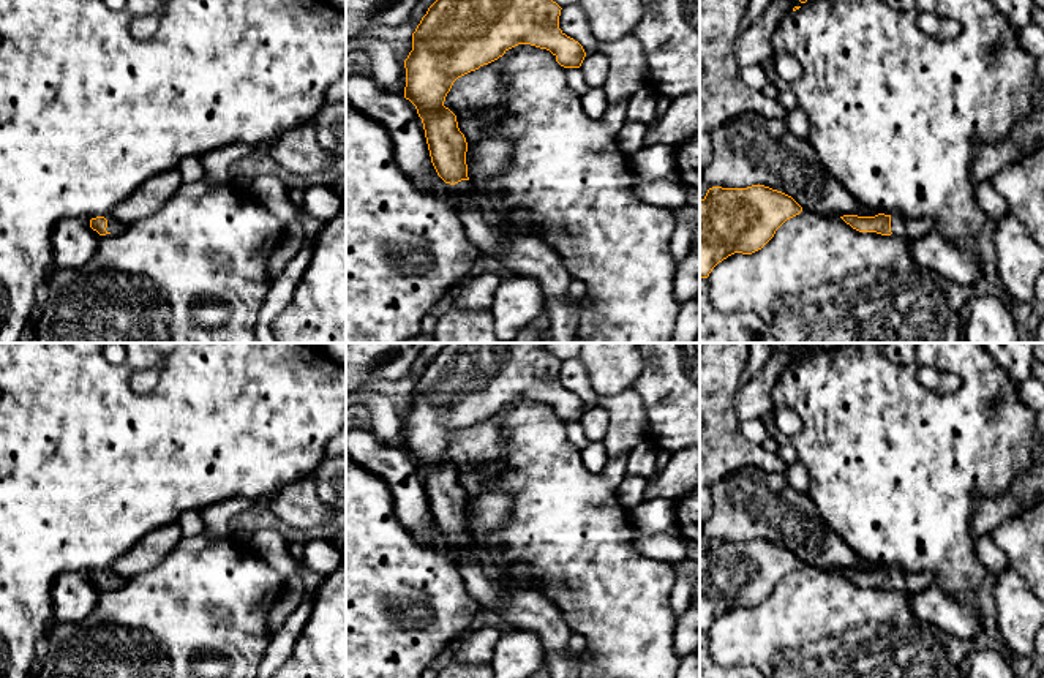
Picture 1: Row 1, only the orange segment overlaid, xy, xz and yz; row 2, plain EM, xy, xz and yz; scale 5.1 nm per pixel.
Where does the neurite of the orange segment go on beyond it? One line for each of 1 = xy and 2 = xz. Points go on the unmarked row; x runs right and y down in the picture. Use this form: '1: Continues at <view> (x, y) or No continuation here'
1: Continues at xy (114, 580)
2: Continues at xz (526, 609)

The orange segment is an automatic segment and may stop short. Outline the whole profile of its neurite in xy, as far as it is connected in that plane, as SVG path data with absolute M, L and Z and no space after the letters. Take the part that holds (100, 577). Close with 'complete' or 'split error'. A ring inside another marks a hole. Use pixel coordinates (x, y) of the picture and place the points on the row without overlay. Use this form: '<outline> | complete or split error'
M112 569L96 571L90 574L90 582L100 589L112 588L117 589L125 585L125 578L117 575Z | split error

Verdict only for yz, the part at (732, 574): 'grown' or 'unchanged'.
unchanged

